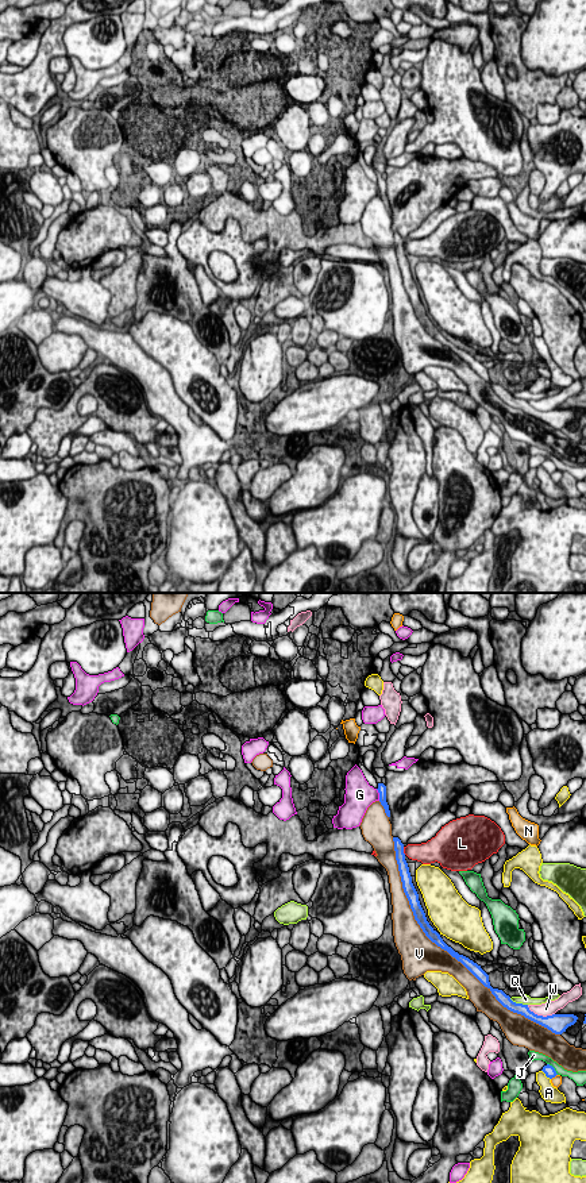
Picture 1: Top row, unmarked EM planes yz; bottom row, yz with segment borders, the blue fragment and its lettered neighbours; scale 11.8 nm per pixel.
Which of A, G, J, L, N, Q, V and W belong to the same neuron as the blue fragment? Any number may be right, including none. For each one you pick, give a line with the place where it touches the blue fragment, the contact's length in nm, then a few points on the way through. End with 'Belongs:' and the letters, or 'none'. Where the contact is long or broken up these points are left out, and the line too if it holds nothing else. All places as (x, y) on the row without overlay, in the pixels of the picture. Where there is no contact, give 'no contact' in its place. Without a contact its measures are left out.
Belongs: none

